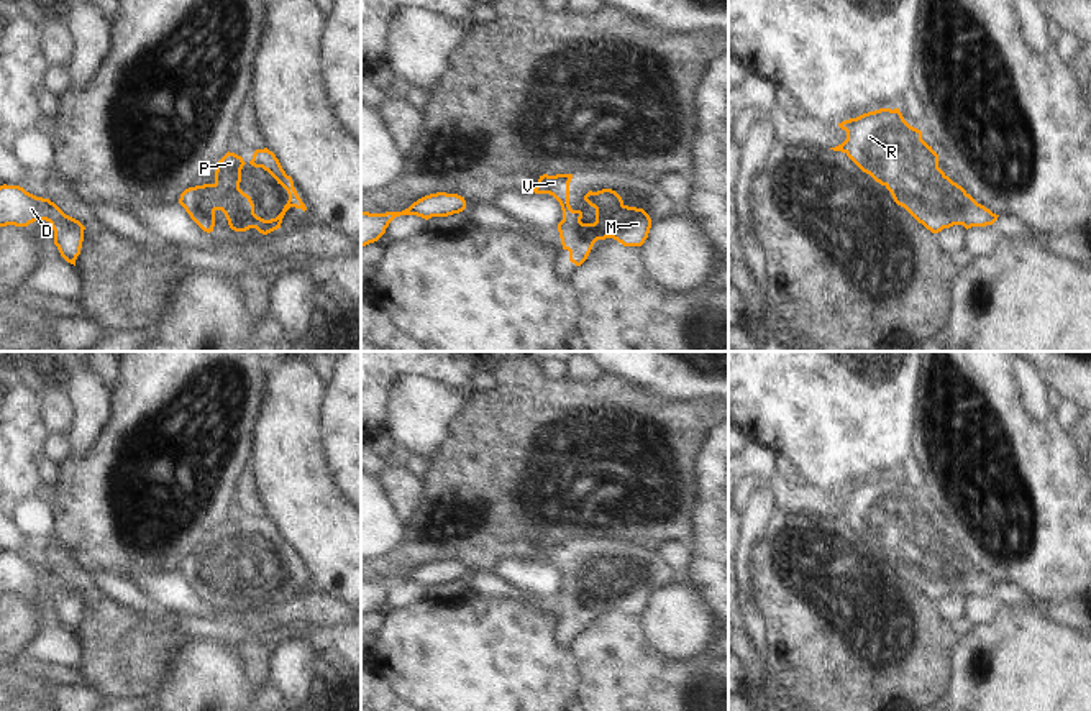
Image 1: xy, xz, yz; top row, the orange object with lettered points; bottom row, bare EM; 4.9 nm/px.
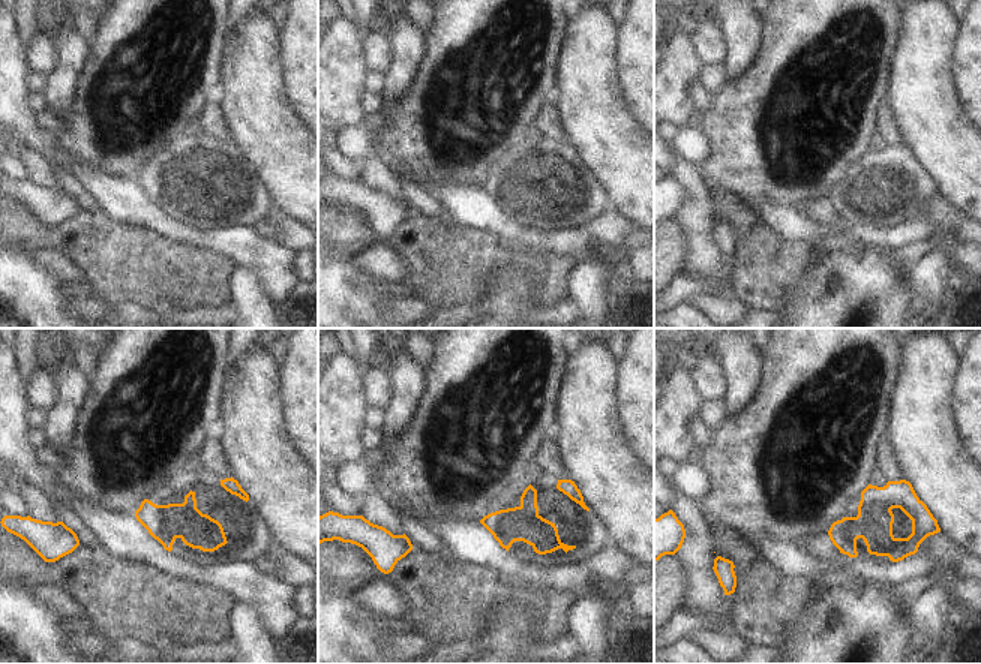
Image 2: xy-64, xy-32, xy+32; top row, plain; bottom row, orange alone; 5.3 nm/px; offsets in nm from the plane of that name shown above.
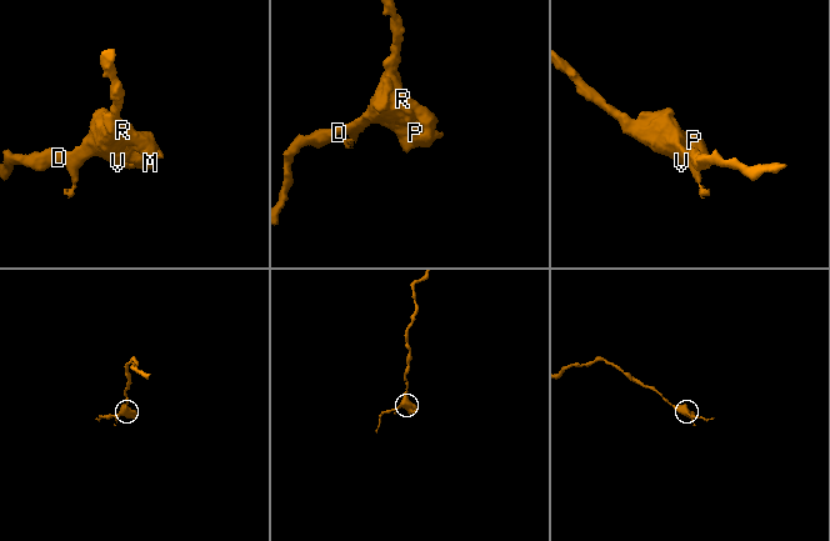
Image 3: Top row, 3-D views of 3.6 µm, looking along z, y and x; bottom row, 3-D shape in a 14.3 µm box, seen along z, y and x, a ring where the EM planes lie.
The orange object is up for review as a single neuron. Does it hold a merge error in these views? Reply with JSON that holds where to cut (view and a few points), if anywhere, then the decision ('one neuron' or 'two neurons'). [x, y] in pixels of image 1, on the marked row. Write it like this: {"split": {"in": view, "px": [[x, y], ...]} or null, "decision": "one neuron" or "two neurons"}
{"split": {"in": "yz", "px": [[967, 194], [967, 217], [958, 224]]}, "decision": "two neurons"}

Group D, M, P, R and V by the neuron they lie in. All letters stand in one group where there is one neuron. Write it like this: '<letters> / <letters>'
D R V / M P

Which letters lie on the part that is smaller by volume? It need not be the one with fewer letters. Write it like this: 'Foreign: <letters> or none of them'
Foreign: M, P

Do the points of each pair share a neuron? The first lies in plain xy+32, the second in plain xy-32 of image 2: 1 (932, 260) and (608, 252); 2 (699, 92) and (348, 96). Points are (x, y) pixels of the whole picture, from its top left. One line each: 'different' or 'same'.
1: different
2: different

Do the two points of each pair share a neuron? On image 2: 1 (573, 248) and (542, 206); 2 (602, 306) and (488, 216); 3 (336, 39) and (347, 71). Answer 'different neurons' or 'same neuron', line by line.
1: different neurons
2: different neurons
3: same neuron

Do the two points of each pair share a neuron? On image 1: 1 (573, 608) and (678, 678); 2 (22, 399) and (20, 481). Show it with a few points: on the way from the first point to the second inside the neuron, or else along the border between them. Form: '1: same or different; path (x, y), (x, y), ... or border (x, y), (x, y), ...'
1: same; path (599, 628), (652, 678)
2: same; path (20, 419), (20, 462)

